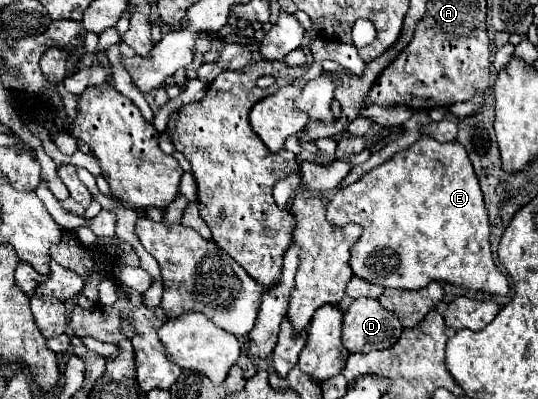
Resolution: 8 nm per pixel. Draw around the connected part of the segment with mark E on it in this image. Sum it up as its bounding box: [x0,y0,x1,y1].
[328,137,508,295]

